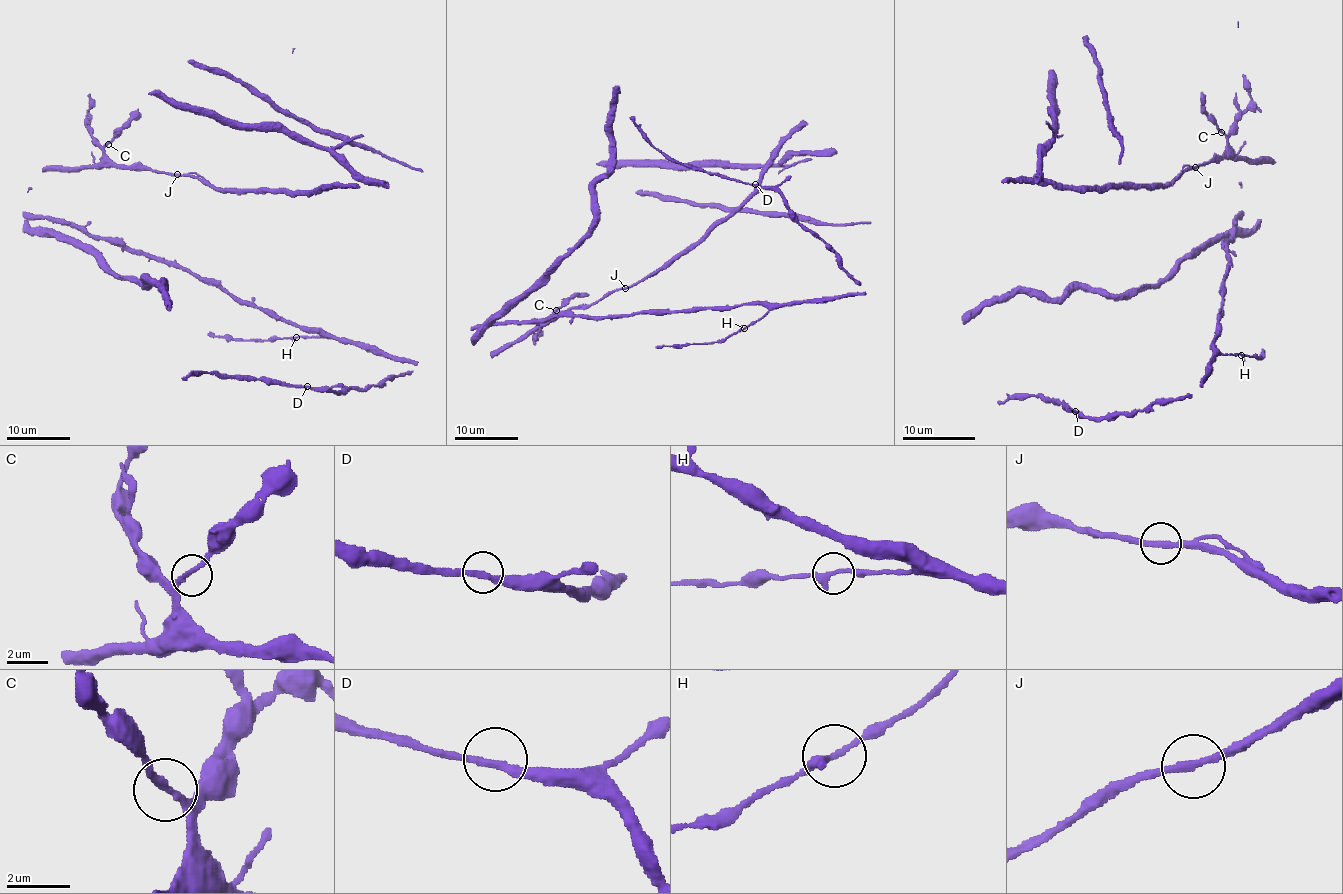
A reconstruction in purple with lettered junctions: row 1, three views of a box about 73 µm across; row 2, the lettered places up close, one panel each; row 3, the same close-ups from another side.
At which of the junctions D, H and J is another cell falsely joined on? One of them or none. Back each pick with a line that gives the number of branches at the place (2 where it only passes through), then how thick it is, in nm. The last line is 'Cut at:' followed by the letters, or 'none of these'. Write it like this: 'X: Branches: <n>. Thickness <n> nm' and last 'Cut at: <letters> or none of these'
Cut at: none of these

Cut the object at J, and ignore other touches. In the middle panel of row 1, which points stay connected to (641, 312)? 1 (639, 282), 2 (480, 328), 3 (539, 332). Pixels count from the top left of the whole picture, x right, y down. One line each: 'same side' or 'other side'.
1: same side
2: same side
3: other side

